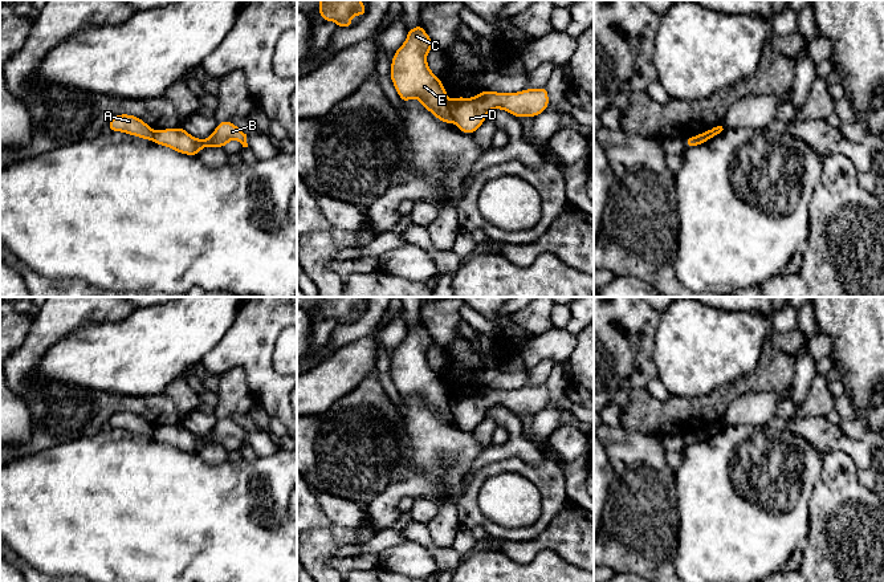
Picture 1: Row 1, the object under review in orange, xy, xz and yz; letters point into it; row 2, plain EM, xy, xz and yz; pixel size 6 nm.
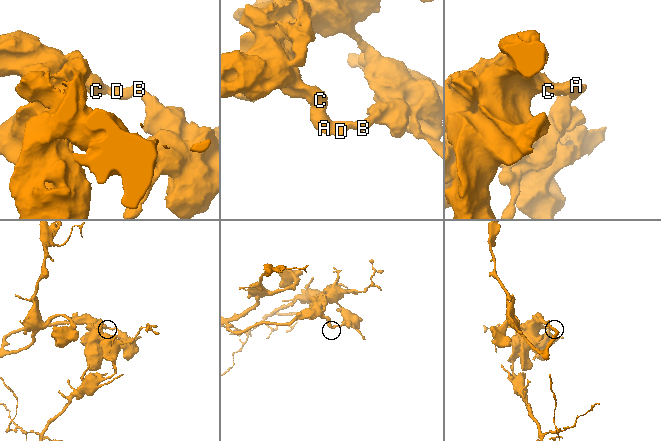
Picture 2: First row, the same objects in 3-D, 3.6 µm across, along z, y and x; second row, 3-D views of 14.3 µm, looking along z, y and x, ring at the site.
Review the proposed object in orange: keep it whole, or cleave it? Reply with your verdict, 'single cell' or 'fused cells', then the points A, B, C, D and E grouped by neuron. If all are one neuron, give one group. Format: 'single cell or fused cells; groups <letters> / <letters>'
fused cells; groups A C E / B D

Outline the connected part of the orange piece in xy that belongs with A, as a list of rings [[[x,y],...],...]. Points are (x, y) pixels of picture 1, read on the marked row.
[[[119,114],[110,119],[110,131],[126,133],[142,139],[152,141],[154,130],[140,118],[130,114]]]

